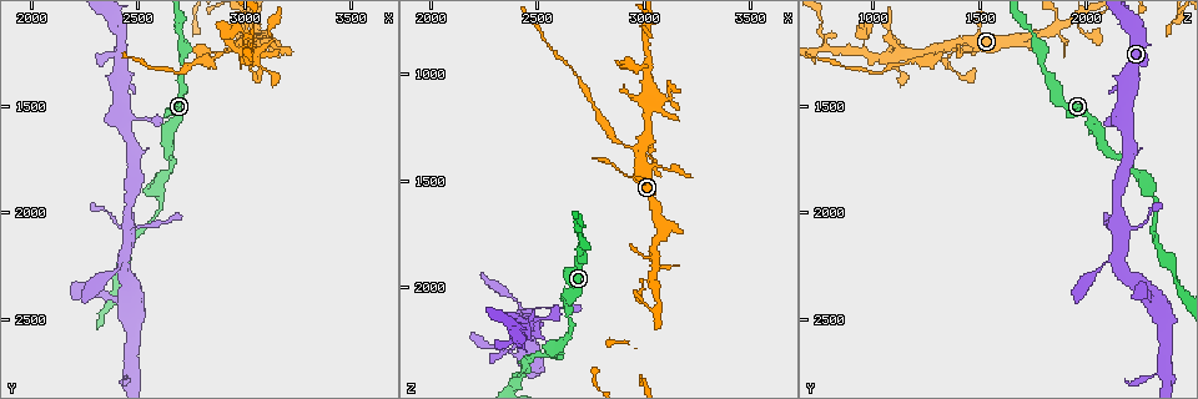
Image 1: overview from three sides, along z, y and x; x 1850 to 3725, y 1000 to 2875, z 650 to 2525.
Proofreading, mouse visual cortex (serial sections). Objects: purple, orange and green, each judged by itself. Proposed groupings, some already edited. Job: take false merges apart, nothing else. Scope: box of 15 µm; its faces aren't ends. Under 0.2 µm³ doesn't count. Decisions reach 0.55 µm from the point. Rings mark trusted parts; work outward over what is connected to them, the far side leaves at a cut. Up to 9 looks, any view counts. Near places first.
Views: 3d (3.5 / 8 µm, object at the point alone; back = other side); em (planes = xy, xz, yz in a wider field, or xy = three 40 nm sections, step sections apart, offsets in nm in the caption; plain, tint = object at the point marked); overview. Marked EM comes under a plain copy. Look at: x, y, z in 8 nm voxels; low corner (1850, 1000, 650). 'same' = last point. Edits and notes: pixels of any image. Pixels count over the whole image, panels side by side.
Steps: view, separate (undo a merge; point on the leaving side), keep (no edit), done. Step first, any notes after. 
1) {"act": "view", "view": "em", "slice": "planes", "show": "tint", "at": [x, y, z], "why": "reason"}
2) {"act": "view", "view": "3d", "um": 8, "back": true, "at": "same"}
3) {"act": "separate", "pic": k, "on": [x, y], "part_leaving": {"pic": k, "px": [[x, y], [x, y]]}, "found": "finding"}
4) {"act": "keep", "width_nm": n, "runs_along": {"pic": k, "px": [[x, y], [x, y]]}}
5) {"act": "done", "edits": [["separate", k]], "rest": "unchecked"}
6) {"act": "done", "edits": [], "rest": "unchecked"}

{"act": "view", "view": "3d", "um": 3.5, "at": [3050, 1140, 1860], "why": "a fork"}

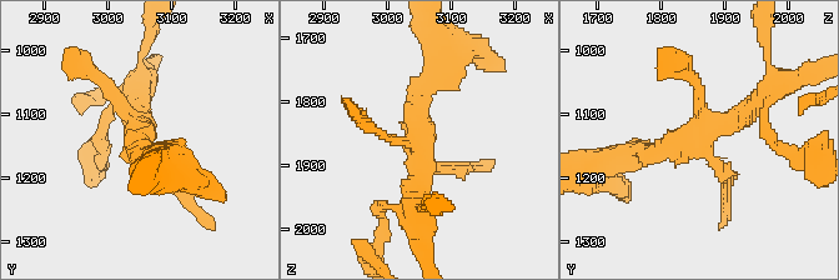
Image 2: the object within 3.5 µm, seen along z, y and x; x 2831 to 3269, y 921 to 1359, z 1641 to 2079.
{"act": "view", "view": "em", "slice": "xy", "step": 1, "show": "tint", "at": [3045, 1135, 1870]}

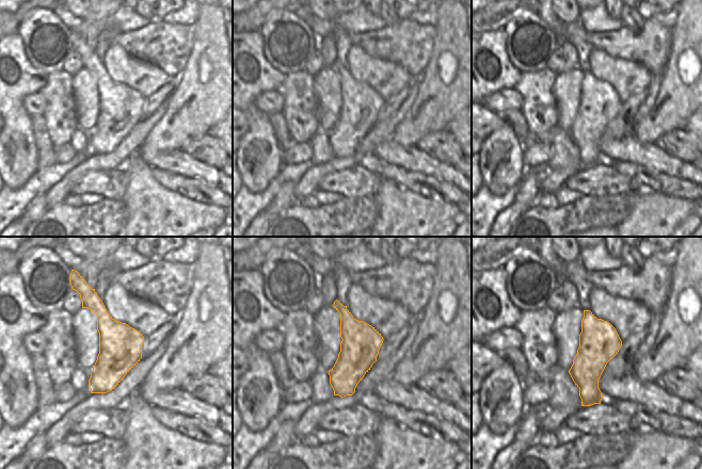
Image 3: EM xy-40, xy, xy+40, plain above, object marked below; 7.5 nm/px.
{"act": "keep", "runs_along": {"pic": 2, "px": [[633, 151], [701, 140], [774, 86]]}, "found": "one cell here"}

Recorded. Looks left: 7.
{"act": "view", "view": "3d", "um": 3.5, "back": true, "at": [2980, 1230, 1340], "why": "thin arm on a thick one"}

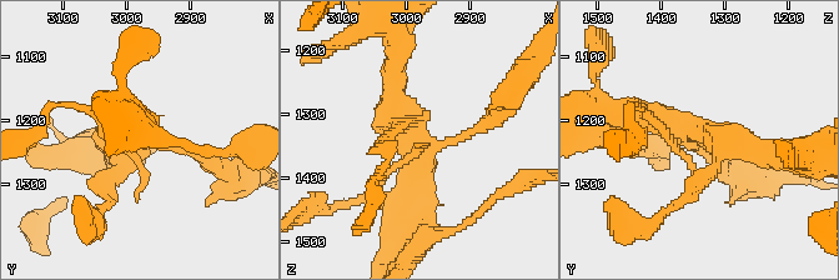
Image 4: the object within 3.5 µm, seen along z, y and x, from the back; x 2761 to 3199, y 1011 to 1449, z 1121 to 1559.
{"act": "view", "view": "em", "slice": "xy", "step": 3, "show": "tint", "at": "same"}

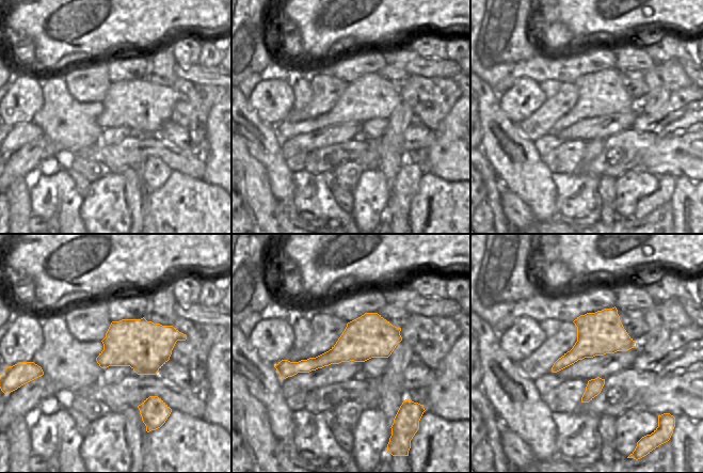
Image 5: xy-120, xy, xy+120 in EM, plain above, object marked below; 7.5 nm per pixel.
{"act": "separate", "pic": 4, "on": [212, 164], "border": {"pic": 5, "px": [[294, 362], [293, 368], [298, 372]]}, "found": "a second cell is stuck on"}

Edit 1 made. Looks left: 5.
{"act": "view", "view": "3d", "um": 3.5, "at": [3020, 1230, 770], "why": "two arms in line, one across"}

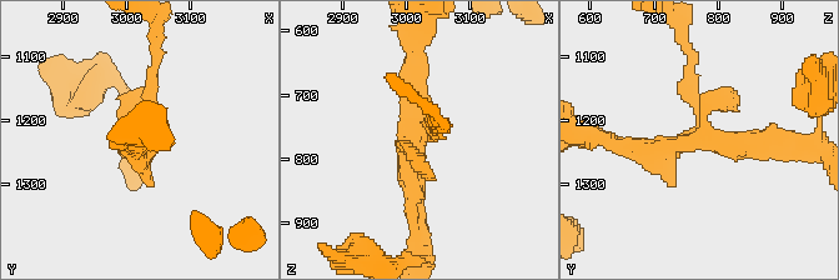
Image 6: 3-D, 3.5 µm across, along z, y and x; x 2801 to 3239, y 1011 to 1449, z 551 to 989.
{"act": "view", "view": "em", "slice": "xy", "step": 2, "show": "tint", "at": [3010, 1230, 780]}

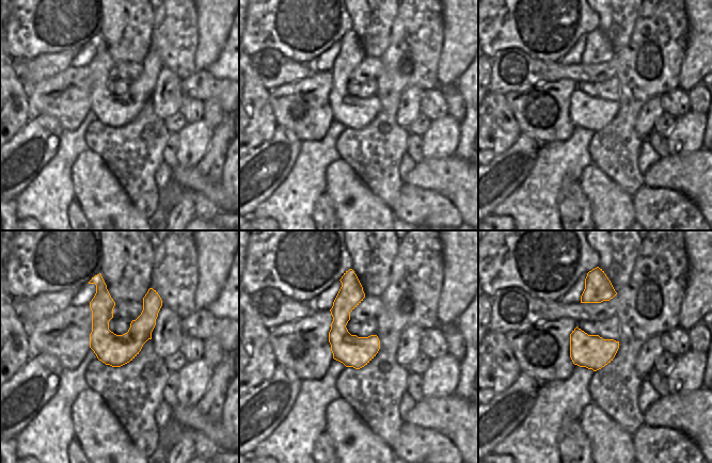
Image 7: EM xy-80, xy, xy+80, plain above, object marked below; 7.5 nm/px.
{"act": "keep", "width_nm": 240, "runs_along": {"pic": 7, "px": [[350, 280], [341, 340], [359, 365]]}, "found": "one cell here"}

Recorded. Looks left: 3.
{"act": "view", "view": "3d", "um": 3.5, "at": [2610, 1940, 2340], "why": "sudden change in width"}

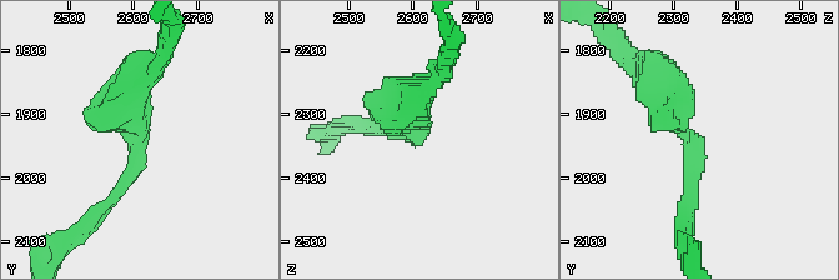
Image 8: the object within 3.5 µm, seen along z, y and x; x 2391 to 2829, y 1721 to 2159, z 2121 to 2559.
{"act": "view", "view": "em", "slice": "xy", "step": 5, "show": "tint", "at": [2610, 1945, 2335], "arm_widths_nm": [150, 450], "why": "now the EM"}

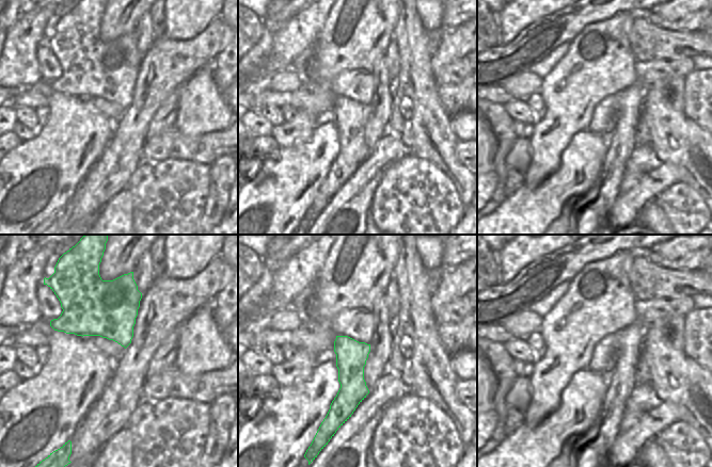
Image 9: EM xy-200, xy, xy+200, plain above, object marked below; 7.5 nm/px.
{"act": "keep", "runs_along": {"pic": 8, "px": [[139, 74], [135, 165], [96, 215]]}, "found": "all the same cell"}

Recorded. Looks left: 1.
{"act": "done", "edits": [["separate", 4]], "rest": "unchecked"}

